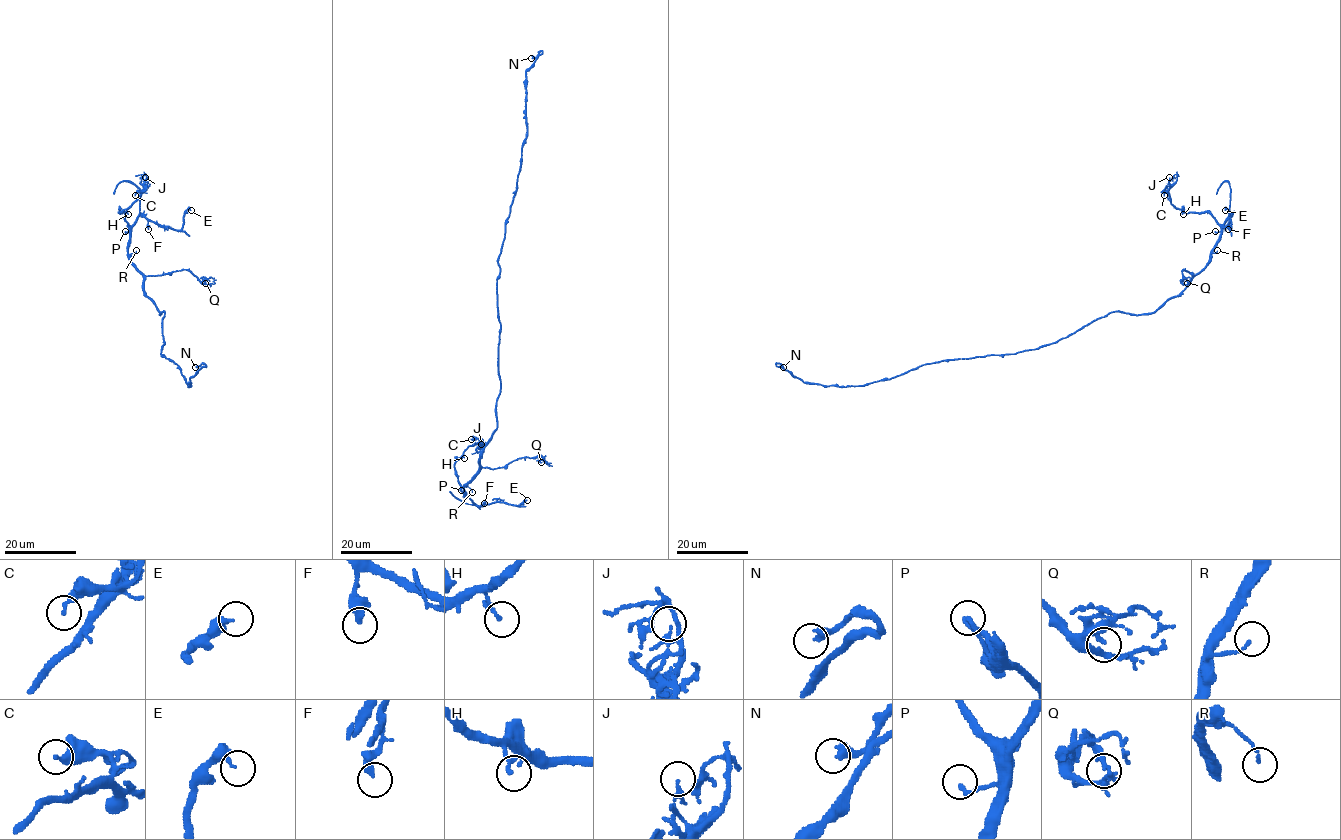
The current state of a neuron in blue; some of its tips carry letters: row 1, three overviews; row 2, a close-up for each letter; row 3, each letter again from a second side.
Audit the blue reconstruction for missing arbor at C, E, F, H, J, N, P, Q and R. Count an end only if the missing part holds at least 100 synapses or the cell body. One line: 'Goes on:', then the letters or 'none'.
Goes on: N

